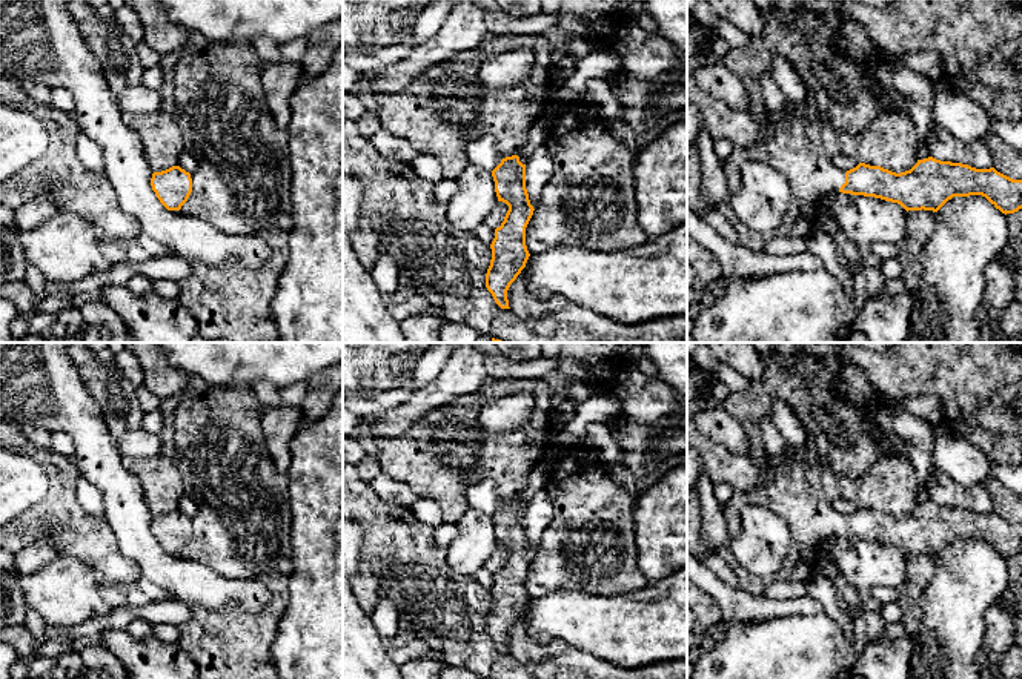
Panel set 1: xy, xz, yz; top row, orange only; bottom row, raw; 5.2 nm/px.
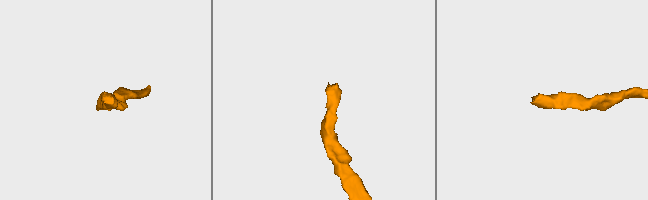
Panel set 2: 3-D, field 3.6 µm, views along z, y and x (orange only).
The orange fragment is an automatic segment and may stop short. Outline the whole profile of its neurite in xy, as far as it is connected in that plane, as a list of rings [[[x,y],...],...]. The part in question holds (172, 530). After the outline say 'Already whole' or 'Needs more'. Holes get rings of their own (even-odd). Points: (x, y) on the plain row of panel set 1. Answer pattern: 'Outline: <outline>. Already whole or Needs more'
Outline: [[[166,456],[124,459],[128,470],[138,476],[144,502],[151,512],[151,530],[168,555],[180,555],[192,536],[191,518],[181,513],[178,499],[184,495],[181,475]]]. Needs more

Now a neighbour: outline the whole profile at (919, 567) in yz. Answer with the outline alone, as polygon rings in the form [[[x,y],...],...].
[[[908,555],[907,556],[907,579],[899,588],[898,604],[902,608],[901,624],[904,636],[914,642],[921,630],[921,595],[934,575],[936,556],[933,555]]]

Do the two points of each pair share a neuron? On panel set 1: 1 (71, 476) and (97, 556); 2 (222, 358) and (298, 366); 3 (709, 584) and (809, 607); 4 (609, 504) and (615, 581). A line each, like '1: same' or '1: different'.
1: same
2: same
3: same
4: same

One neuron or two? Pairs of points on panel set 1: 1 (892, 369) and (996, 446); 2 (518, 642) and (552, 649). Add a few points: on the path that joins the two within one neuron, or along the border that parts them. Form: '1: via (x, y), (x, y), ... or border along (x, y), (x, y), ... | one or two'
1: via (919, 369), (959, 406), (961, 415), (968, 423) | one
2: via (526, 649), (544, 649) | one

